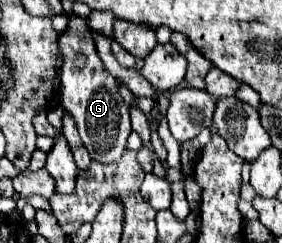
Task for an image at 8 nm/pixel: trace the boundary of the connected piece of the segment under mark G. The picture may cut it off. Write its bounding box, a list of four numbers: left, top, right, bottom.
[58,16,132,162]

